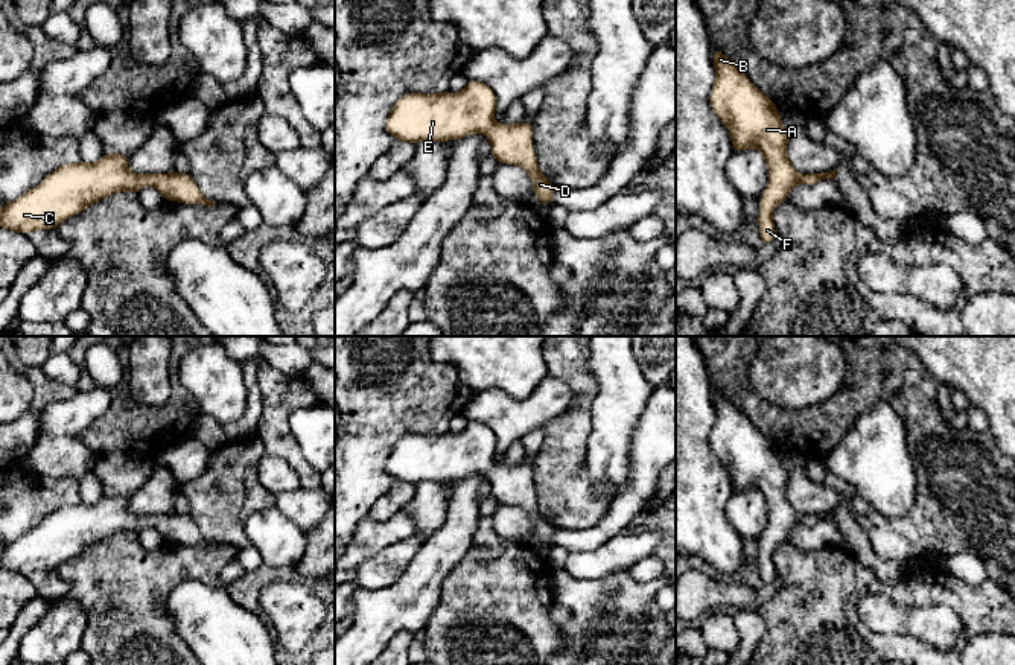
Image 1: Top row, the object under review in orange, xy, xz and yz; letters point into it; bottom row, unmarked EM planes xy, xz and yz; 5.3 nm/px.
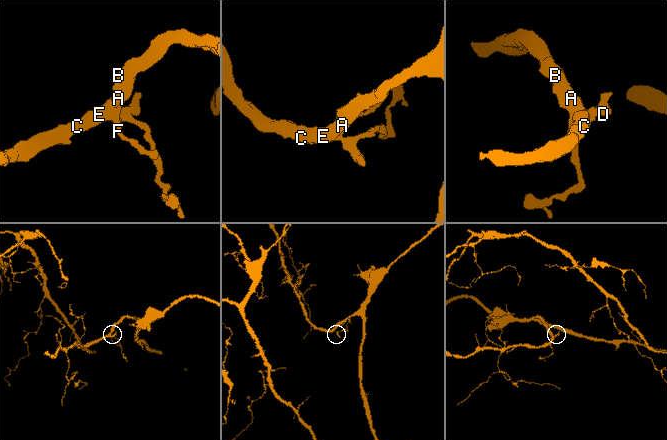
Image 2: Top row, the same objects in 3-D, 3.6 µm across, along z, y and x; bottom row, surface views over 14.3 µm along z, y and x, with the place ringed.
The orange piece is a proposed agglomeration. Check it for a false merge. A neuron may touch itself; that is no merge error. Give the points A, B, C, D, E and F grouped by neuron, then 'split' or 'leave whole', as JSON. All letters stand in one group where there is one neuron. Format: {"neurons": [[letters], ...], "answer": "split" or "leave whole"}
{"neurons": [["A", "B", "C", "D", "E", "F"]], "answer": "leave whole"}

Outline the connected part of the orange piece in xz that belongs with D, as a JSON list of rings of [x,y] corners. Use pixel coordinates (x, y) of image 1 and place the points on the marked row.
[[[467,81],[460,93],[406,93],[390,111],[385,131],[400,142],[447,142],[473,132],[484,134],[498,163],[523,167],[533,181],[533,193],[552,205],[555,186],[539,170],[533,152],[531,123],[495,122],[496,94],[481,81]]]

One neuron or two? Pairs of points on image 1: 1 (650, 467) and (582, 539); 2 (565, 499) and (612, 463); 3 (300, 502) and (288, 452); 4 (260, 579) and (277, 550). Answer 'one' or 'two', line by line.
1: one
2: two
3: two
4: two

